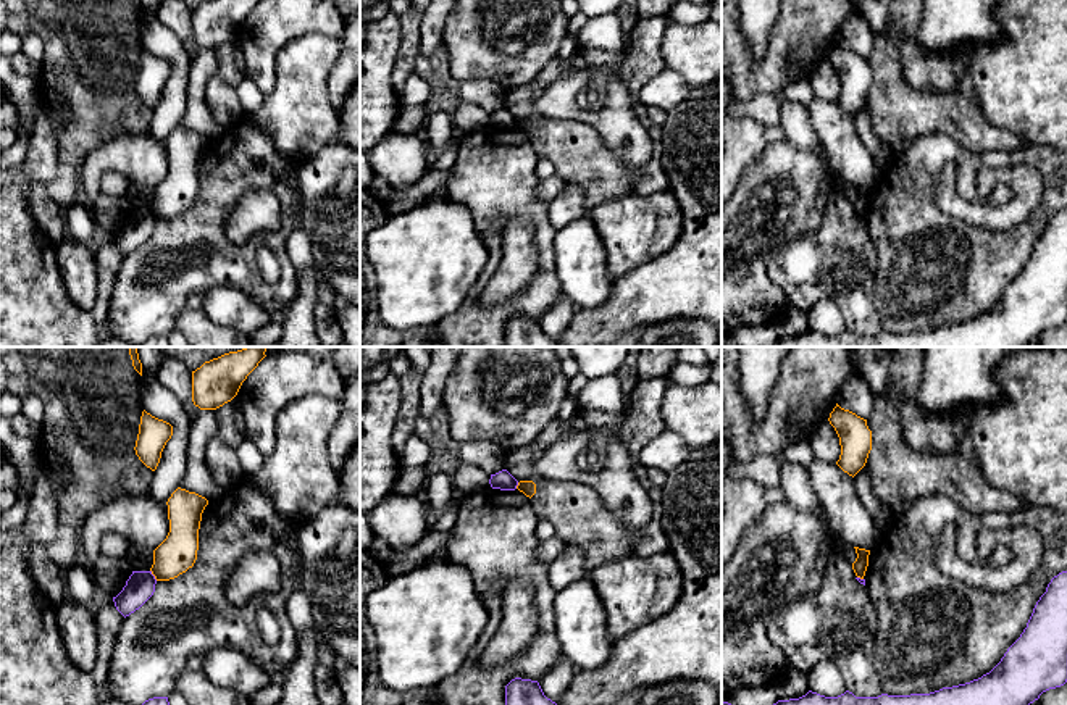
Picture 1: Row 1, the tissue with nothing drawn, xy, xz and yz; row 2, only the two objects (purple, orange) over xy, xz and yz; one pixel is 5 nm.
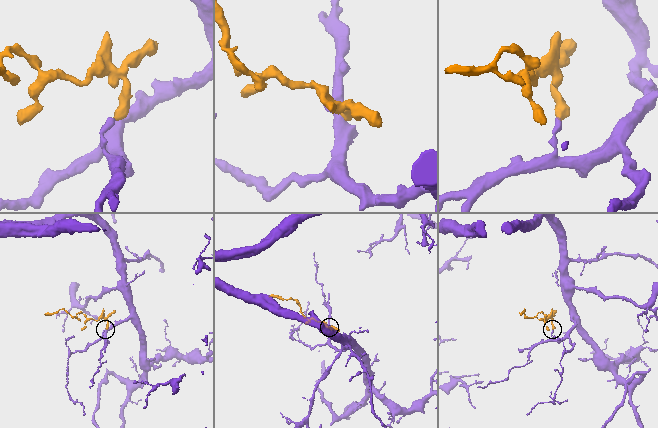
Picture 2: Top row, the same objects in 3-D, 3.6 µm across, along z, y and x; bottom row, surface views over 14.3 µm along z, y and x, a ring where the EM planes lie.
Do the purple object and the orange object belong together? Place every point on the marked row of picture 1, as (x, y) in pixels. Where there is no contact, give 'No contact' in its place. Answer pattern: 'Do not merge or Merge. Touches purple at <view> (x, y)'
Do not merge. Touches purple at xy (152, 575)

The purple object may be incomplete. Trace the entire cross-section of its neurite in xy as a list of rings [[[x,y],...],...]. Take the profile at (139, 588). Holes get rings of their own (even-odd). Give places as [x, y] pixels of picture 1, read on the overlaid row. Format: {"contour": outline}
{"contour": [[[132,571],[123,590],[113,597],[116,610],[126,618],[139,610],[155,592],[152,571]]]}

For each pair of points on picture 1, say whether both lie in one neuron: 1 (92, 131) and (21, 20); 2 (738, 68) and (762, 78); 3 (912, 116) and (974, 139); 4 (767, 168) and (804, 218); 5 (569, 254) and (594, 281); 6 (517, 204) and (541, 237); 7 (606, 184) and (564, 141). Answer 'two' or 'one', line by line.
1: one
2: one
3: one
4: one
5: one
6: one
7: one

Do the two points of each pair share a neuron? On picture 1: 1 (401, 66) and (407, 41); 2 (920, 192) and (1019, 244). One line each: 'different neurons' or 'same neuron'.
1: same neuron
2: same neuron

